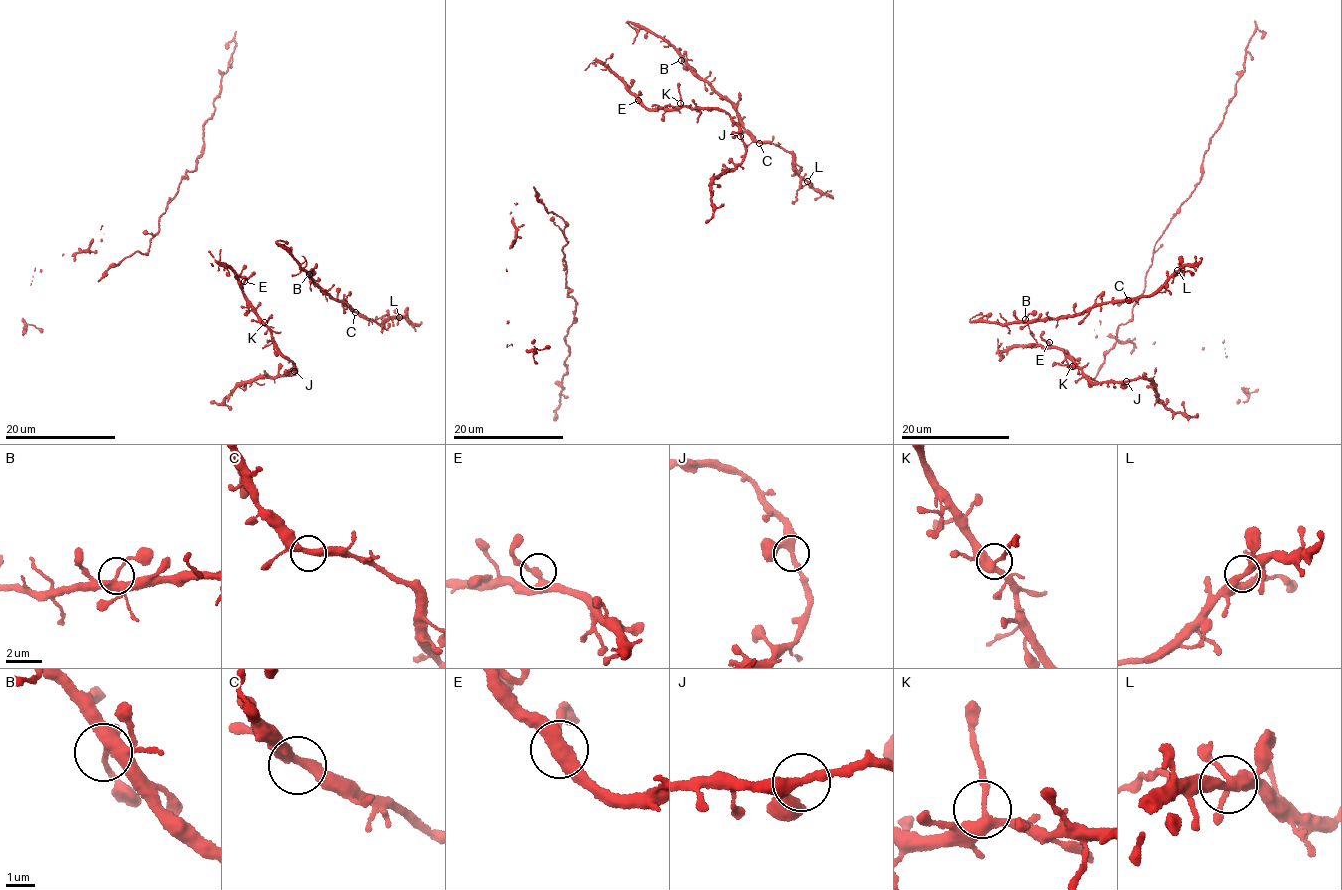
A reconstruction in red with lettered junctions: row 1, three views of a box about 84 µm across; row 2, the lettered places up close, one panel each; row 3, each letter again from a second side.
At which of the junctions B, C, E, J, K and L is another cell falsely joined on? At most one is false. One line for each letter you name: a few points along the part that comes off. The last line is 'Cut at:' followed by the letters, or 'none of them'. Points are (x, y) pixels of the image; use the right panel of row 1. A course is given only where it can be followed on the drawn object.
Cut at: none of them

